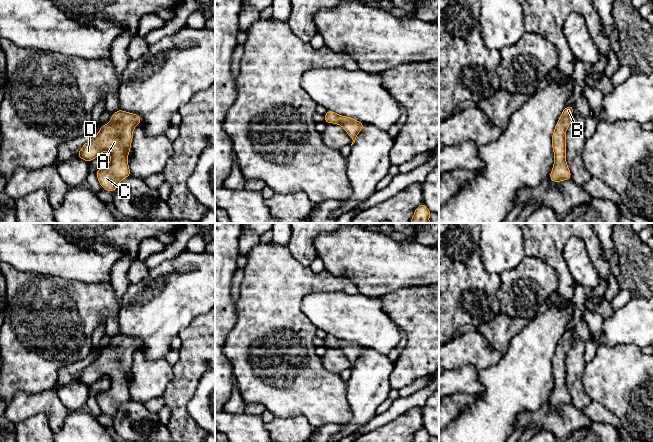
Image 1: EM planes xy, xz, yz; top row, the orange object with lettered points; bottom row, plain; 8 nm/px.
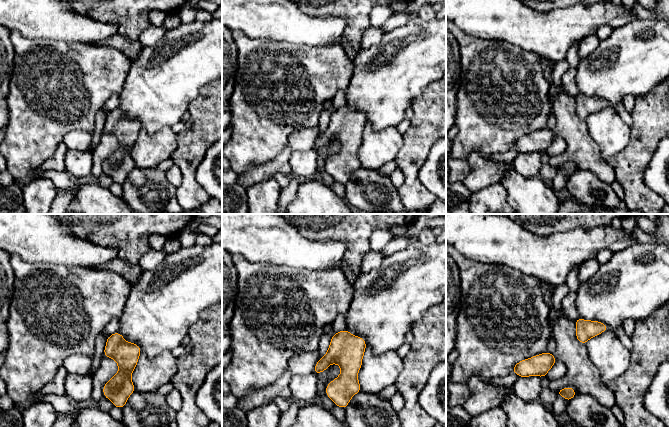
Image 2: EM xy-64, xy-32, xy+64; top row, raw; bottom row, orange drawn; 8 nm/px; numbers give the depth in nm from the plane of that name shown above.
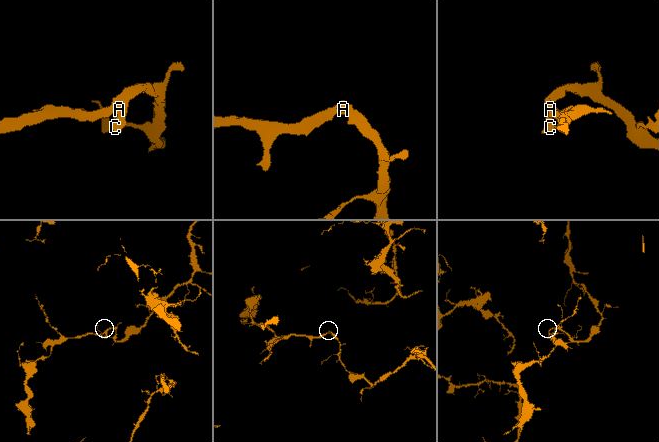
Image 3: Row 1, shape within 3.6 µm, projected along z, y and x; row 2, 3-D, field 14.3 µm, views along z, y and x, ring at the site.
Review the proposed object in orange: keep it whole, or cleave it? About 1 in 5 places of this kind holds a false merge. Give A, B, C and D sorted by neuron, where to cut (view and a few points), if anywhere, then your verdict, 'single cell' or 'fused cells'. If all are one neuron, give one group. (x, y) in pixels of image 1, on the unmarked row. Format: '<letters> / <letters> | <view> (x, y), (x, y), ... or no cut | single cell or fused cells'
A B C D | no cut | single cell

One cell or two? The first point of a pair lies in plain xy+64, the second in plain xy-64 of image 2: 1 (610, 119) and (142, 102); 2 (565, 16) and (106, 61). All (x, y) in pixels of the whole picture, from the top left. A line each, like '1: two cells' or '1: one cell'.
1: two cells
2: two cells

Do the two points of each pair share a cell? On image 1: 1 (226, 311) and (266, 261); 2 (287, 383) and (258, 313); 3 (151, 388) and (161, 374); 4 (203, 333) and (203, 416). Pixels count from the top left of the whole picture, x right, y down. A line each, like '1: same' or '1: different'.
1: different
2: same
3: same
4: different

